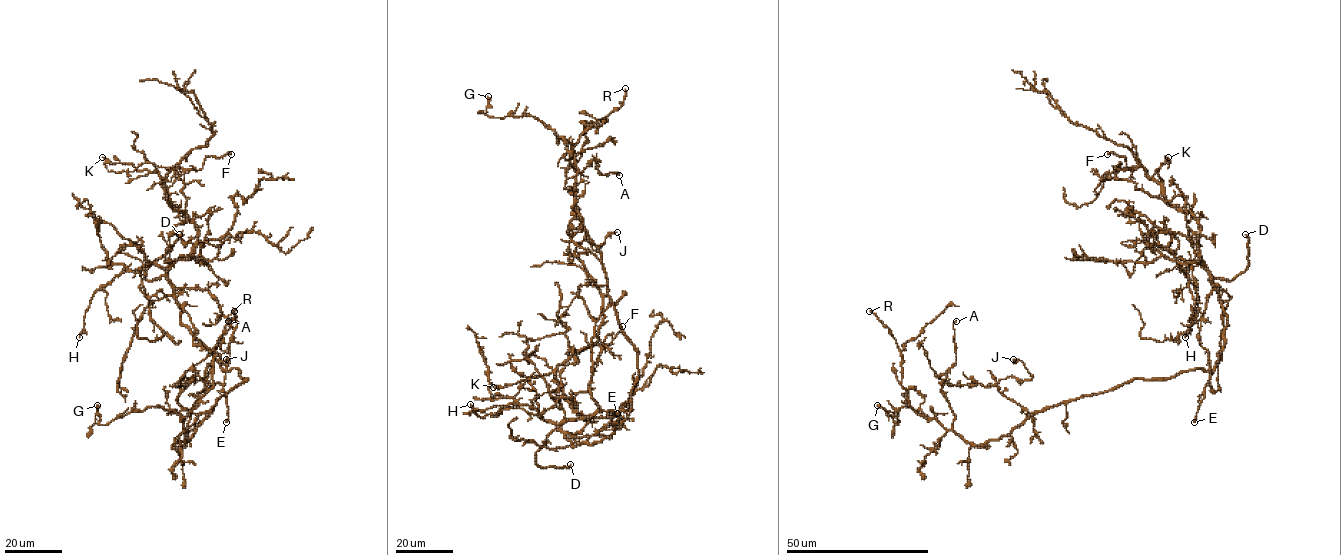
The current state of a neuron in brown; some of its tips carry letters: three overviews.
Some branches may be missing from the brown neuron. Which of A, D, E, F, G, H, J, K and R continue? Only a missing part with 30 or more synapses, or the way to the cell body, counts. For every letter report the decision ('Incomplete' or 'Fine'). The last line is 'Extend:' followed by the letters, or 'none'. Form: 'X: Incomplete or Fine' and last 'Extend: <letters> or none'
A: Fine
D: Incomplete
E: Fine
F: Fine
G: Fine
H: Fine
J: Fine
K: Fine
R: Fine
Extend: D

